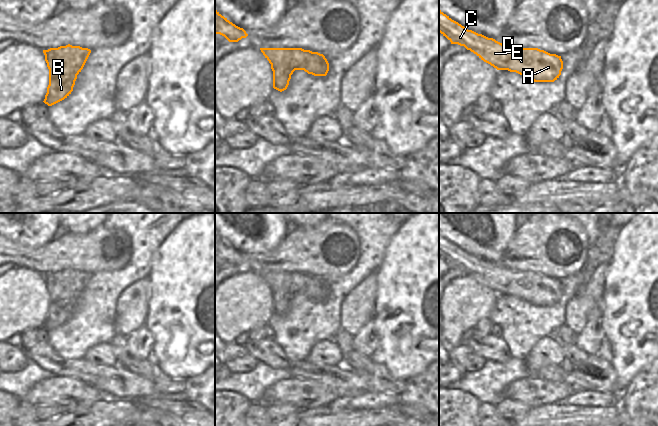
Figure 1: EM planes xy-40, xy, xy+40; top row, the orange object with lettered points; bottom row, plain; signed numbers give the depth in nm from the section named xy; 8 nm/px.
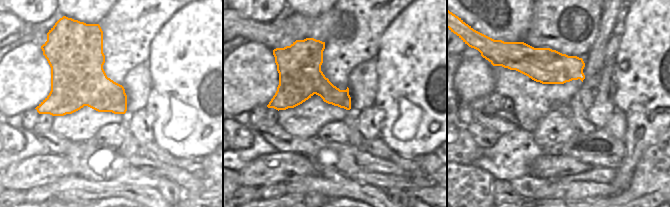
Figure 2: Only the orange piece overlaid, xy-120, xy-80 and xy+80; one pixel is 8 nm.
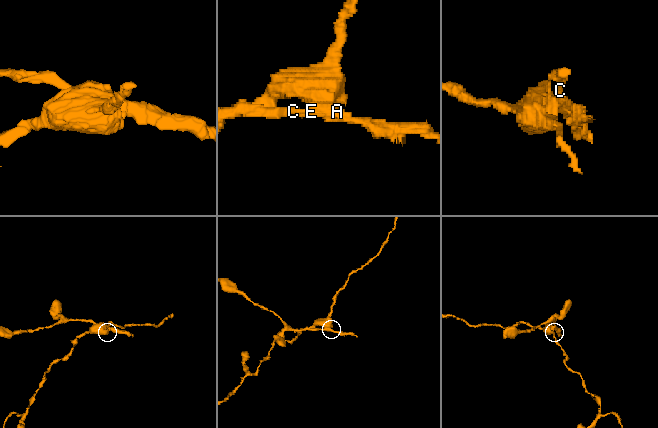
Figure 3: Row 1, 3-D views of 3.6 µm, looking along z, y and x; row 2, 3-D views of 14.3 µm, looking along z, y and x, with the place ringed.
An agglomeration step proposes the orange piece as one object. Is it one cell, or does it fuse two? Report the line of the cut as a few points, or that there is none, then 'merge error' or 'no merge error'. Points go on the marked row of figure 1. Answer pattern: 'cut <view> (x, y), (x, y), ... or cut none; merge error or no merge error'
cut xy (271, 63), (287, 65), (294, 70); merge error

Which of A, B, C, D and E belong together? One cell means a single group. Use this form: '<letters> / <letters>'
A C D E / B

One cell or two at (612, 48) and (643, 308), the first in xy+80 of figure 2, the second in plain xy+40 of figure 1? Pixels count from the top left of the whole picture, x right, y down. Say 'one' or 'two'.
two

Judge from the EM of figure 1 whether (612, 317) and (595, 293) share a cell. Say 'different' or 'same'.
different

